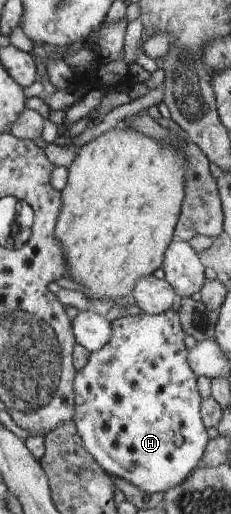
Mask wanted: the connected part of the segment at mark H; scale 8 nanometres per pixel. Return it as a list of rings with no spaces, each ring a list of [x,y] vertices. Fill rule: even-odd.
[[[173,308],[165,313],[148,314],[145,312],[134,316],[124,316],[112,321],[111,339],[102,345],[101,349],[90,352],[88,362],[83,368],[77,370],[74,377],[74,417],[78,433],[82,438],[82,444],[94,457],[94,460],[113,478],[121,478],[149,493],[164,493],[168,489],[183,483],[195,469],[204,454],[208,444],[208,431],[200,416],[200,403],[202,402],[197,392],[197,378],[190,368],[187,356],[188,349],[185,346],[185,330],[182,328],[180,317]]]

